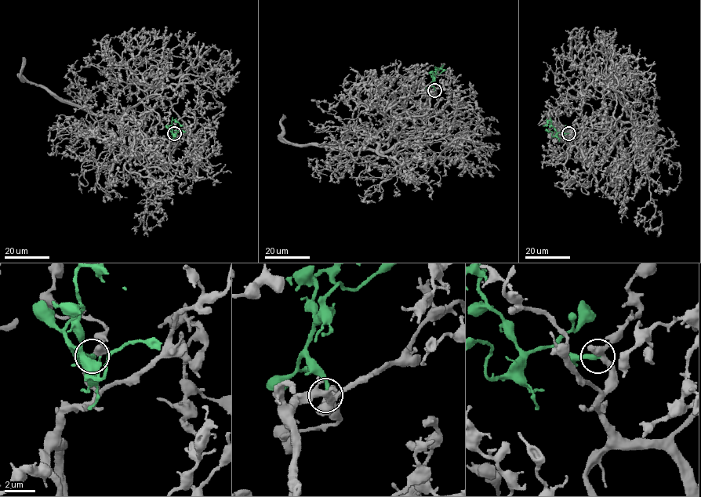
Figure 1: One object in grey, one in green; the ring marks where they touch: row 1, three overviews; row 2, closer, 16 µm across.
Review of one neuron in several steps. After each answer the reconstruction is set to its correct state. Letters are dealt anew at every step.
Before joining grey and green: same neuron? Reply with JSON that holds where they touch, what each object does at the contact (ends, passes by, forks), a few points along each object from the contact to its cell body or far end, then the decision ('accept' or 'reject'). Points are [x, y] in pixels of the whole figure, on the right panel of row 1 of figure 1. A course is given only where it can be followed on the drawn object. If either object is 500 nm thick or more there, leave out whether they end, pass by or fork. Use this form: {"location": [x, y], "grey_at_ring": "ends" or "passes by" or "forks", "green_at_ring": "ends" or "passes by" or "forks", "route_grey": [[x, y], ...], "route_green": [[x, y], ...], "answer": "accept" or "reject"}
{"location": [568, 133], "grey_at_ring": "forks", "green_at_ring": "ends", "route_grey": [[568, 133], [590, 163], [593, 128], [632, 122], [615, 94], [612, 127], [593, 116], [587, 138]], "route_green": [[568, 133], [557, 132], [550, 120], [543, 126]], "answer": "accept"}

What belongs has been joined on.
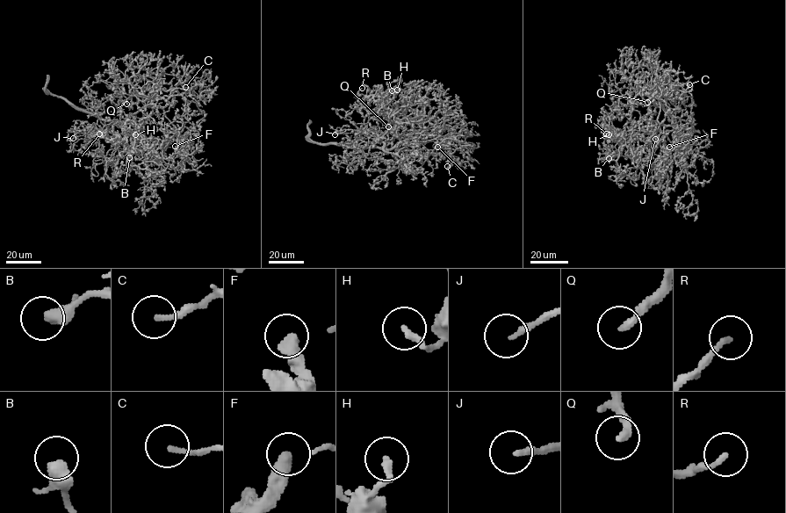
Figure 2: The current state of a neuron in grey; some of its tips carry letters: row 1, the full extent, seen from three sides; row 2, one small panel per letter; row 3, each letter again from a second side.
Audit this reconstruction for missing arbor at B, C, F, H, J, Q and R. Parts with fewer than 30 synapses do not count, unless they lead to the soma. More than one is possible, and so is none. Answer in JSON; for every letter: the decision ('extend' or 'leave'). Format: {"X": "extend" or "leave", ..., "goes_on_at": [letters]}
{"B": "leave", "C": "leave", "F": "leave", "H": "leave", "J": "extend", "Q": "extend", "R": "leave", "goes_on_at": ["J", "Q"]}

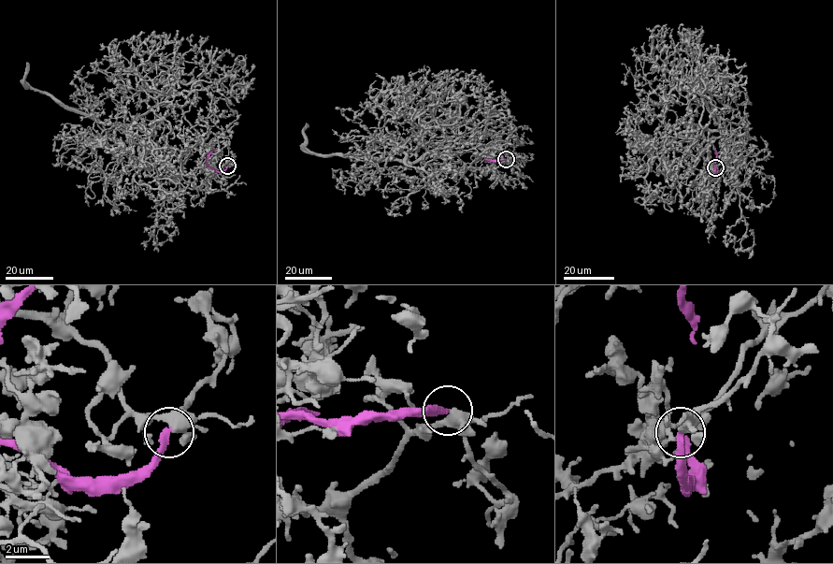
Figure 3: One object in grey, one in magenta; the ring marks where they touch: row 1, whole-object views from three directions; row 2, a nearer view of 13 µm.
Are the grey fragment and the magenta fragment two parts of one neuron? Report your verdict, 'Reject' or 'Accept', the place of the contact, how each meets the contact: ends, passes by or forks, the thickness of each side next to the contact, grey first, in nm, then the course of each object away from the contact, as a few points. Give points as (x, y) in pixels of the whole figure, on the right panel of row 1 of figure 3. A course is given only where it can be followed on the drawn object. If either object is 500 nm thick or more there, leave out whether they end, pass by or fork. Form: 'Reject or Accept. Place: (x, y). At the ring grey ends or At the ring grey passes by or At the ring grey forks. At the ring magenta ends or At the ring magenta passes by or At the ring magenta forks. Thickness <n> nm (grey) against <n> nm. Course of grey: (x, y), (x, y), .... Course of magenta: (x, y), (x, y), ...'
Reject. Place: (715, 167). At the ring grey forks. At the ring magenta ends. Thickness 340 nm (grey) against 300 nm. Course of grey: (715, 167), (725, 143), (730, 166), (727, 137), (702, 99), (698, 136), (678, 123), (687, 134), (670, 148). Course of magenta: (715, 167), (714, 150)

